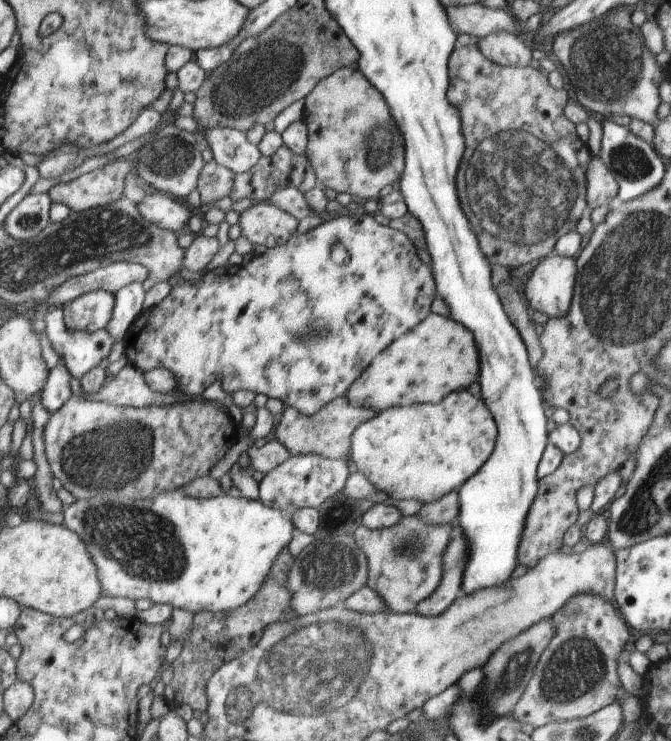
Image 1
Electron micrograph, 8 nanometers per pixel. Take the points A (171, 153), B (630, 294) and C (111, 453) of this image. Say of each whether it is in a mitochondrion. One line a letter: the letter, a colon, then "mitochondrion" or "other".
A: mitochondrion
B: mitochondrion
C: mitochondrion

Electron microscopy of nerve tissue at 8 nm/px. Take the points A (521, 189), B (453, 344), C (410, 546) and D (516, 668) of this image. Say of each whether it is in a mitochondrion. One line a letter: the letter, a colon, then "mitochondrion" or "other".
A: mitochondrion
B: other
C: mitochondrion
D: mitochondrion

